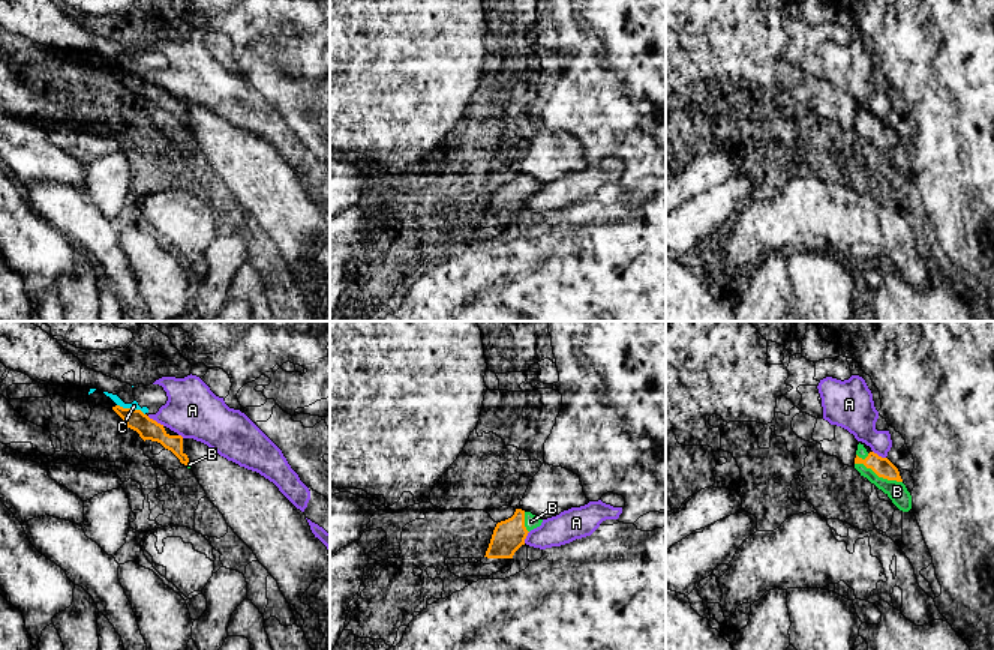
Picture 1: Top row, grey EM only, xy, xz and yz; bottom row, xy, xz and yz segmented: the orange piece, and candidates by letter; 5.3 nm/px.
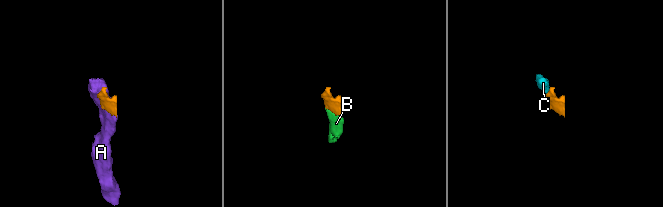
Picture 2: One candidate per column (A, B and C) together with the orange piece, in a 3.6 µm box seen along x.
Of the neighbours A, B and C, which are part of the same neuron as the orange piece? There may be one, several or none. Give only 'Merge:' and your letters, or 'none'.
Merge: B

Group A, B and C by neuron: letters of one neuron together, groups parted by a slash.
A C / B

